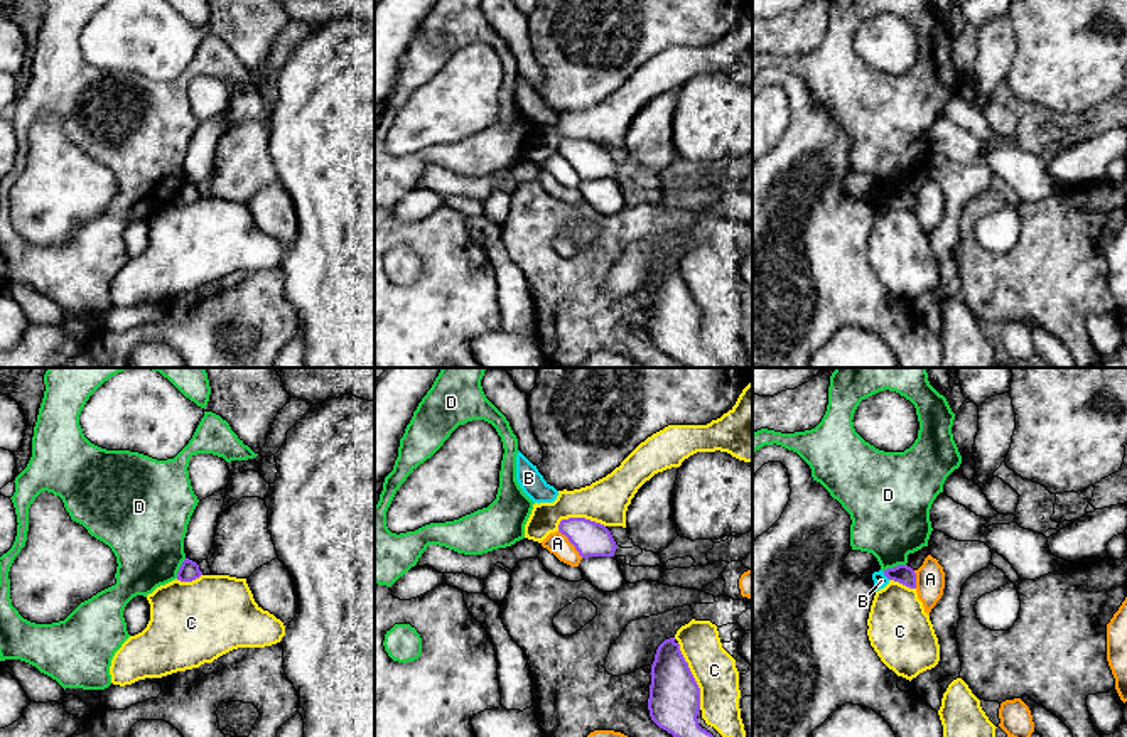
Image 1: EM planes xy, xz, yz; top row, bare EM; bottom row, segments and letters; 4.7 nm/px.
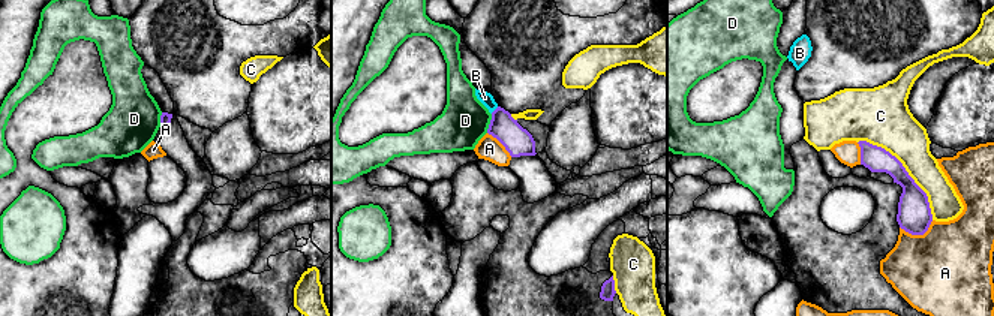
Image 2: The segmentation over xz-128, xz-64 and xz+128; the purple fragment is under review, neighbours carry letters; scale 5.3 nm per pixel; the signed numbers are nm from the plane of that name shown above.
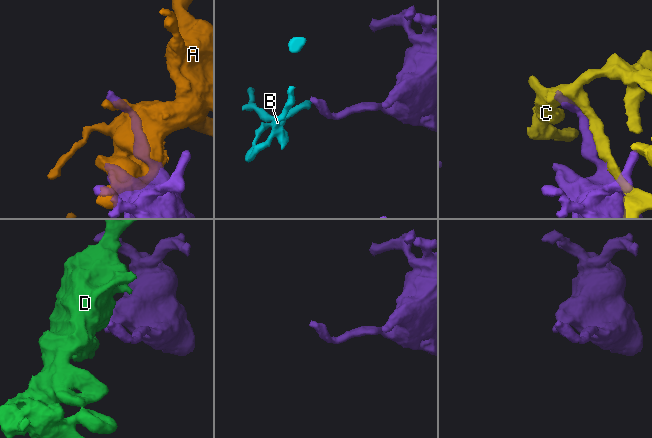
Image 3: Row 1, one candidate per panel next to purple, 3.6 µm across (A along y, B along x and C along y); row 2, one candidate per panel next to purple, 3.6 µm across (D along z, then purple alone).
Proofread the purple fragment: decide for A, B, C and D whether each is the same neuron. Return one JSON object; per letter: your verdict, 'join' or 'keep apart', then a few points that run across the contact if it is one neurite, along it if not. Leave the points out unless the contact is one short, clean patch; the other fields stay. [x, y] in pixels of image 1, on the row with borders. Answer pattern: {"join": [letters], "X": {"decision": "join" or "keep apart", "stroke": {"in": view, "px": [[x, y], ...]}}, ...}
{"join": [], "A": {"decision": "keep apart"}, "B": {"decision": "keep apart", "stroke": {"in": "yz", "px": [[883, 572], [889, 579]]}}, "C": {"decision": "keep apart"}, "D": {"decision": "keep apart"}}

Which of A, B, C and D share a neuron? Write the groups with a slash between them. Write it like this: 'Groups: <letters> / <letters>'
Groups: A / B / C / D

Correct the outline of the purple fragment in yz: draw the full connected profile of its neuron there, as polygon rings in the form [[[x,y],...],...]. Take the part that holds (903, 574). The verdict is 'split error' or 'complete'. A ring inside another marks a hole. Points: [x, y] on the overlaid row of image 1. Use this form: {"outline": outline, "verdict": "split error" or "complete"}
{"outline": [[[898,565],[894,568],[887,568],[887,570],[884,570],[884,575],[889,580],[899,582],[909,589],[916,589],[916,573],[908,565]]], "verdict": "complete"}

